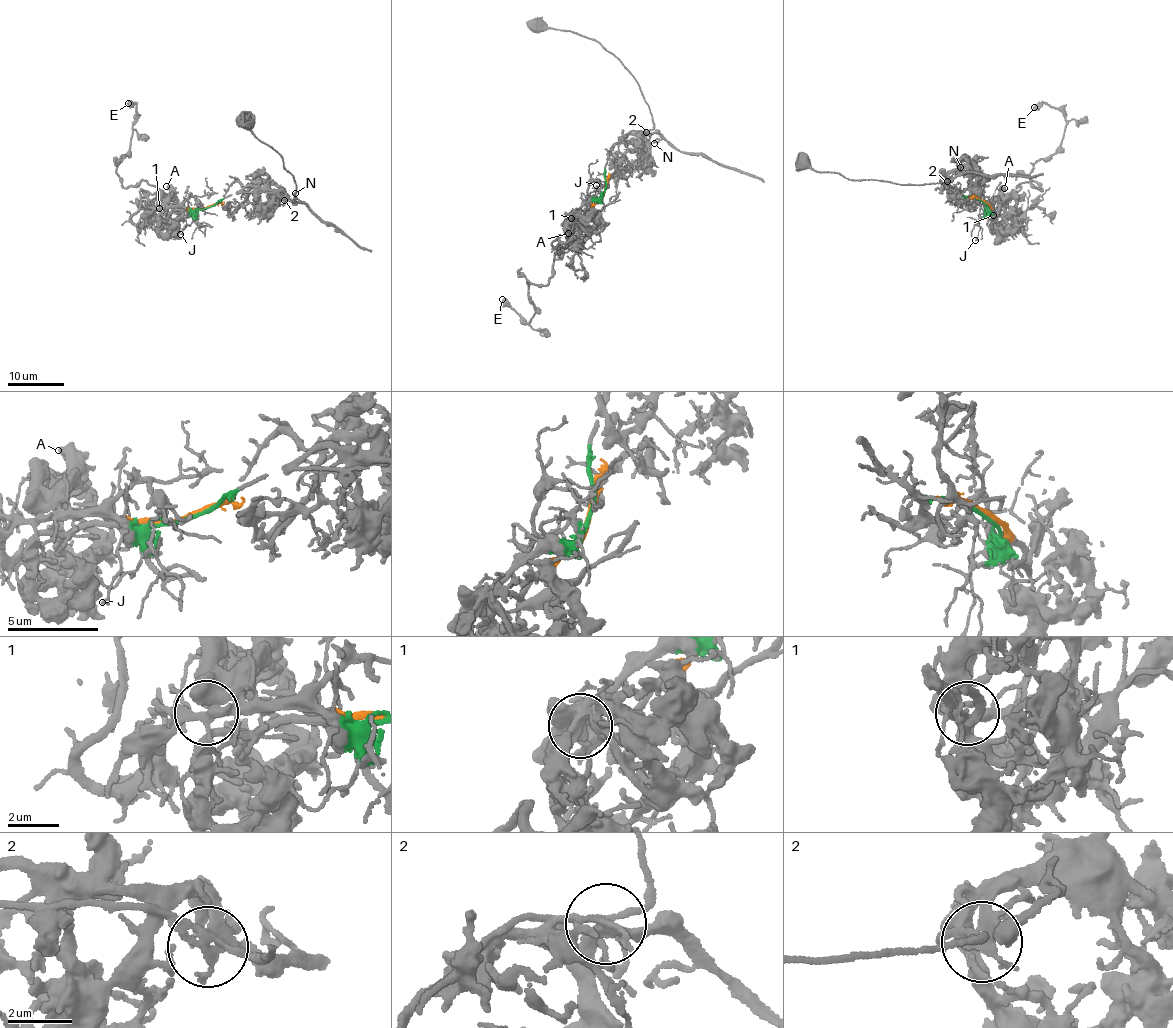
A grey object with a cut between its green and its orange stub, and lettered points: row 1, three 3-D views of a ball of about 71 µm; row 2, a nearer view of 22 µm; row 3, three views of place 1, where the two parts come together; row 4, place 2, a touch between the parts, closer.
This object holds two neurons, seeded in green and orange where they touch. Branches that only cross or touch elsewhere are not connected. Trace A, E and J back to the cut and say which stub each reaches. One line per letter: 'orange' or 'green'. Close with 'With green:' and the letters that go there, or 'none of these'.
A: orange
E: green
J: green
With green: E, J

